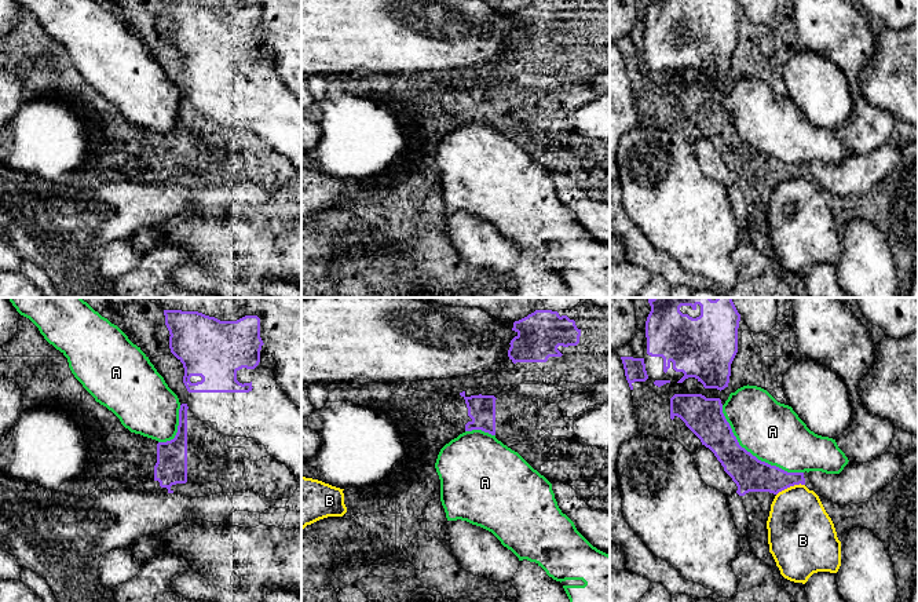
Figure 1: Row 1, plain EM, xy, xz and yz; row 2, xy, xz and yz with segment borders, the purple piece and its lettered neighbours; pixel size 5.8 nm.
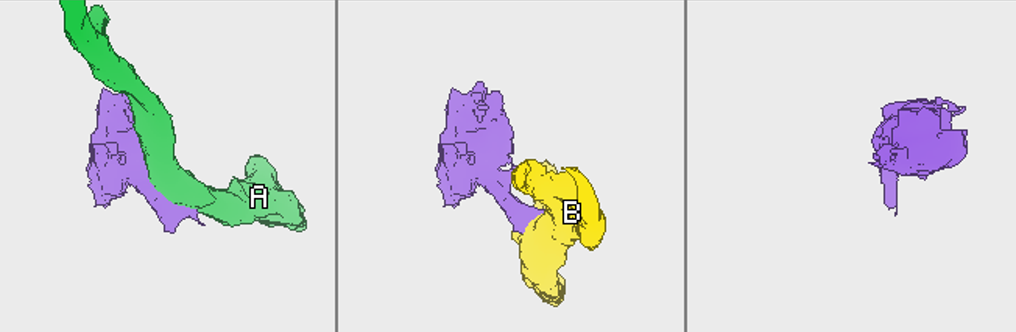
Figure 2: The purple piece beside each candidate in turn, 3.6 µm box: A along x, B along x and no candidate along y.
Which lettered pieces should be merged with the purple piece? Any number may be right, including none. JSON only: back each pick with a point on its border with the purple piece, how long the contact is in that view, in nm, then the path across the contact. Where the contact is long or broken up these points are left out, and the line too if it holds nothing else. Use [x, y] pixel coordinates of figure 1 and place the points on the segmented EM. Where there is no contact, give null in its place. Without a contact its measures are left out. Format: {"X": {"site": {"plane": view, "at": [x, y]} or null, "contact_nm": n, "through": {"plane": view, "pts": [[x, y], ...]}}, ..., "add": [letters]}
{"add": []}

